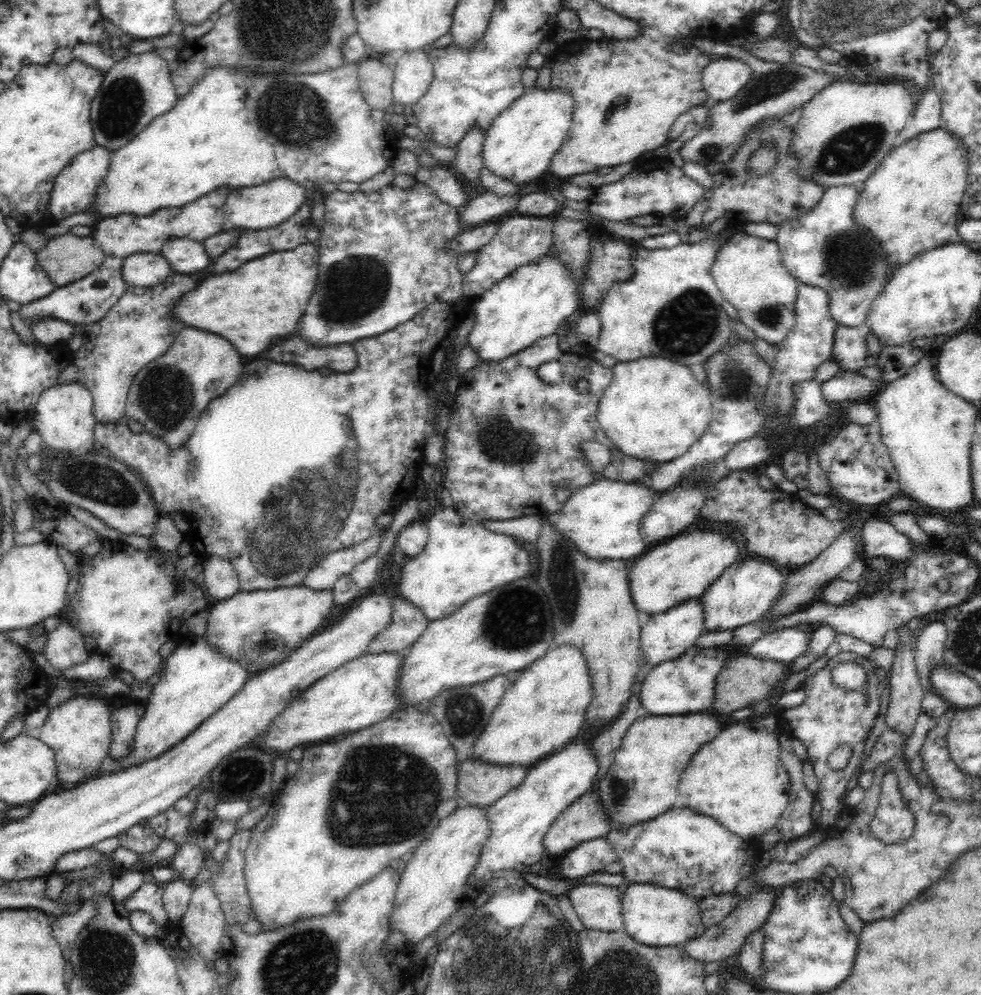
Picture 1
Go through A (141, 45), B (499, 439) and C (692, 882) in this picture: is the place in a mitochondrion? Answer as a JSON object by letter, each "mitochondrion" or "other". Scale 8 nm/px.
{"A":"other","B":"mitochondrion","C":"other"}

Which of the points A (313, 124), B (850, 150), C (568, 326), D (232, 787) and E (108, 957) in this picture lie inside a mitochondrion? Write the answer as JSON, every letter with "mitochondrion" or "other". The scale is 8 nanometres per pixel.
{"A":"mitochondrion","B":"mitochondrion","C":"other","D":"other","E":"mitochondrion"}

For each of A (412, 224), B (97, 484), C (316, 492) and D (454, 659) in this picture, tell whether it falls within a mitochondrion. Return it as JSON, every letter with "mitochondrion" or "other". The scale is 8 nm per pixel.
{"A":"other","B":"mitochondrion","C":"mitochondrion","D":"other"}

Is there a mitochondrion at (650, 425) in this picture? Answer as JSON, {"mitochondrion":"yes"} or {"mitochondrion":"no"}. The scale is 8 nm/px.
{"mitochondrion":"no"}

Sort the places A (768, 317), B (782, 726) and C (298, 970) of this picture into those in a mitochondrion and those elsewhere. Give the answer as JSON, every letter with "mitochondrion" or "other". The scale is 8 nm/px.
{"A":"mitochondrion","B":"other","C":"mitochondrion"}

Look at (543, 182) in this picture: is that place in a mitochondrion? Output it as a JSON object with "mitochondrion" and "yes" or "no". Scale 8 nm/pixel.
{"mitochondrion":"no"}

